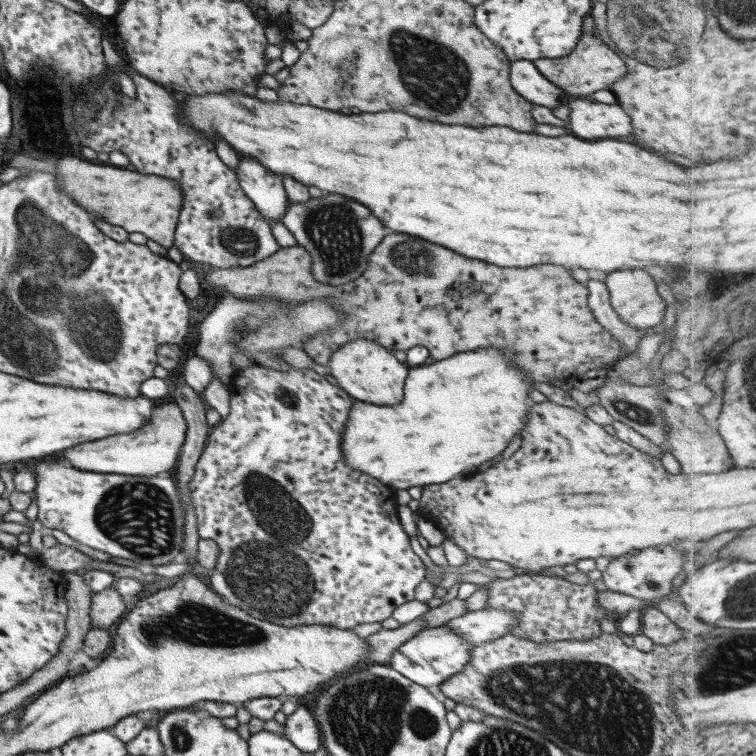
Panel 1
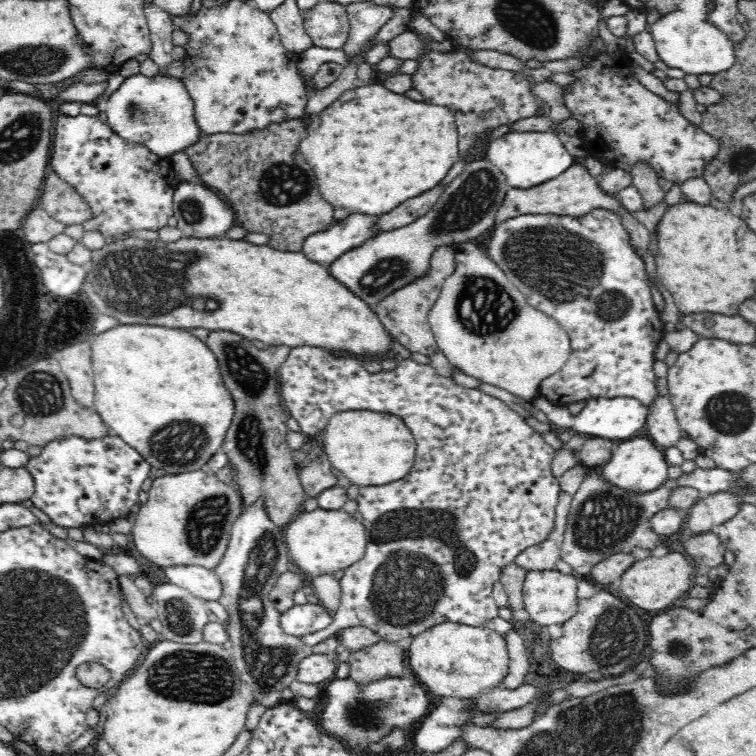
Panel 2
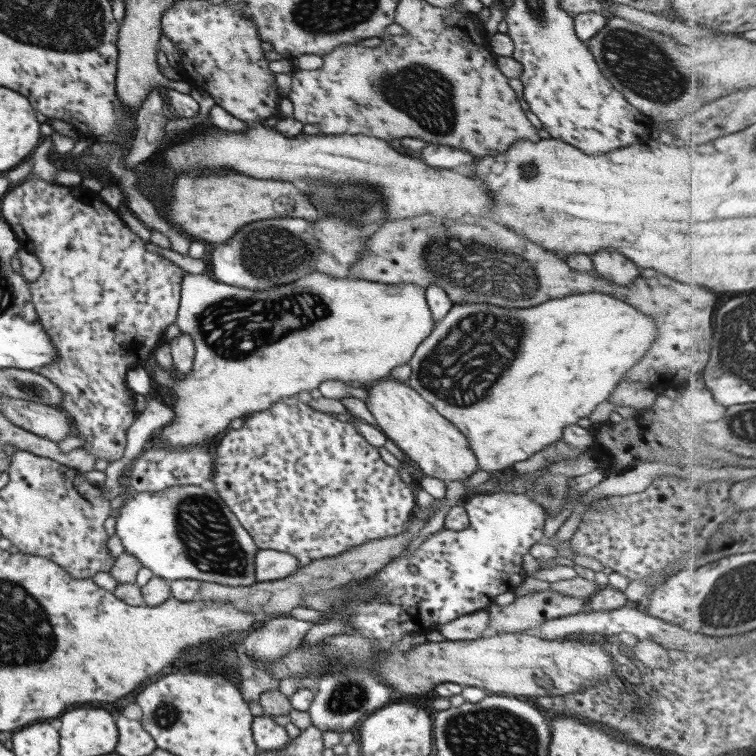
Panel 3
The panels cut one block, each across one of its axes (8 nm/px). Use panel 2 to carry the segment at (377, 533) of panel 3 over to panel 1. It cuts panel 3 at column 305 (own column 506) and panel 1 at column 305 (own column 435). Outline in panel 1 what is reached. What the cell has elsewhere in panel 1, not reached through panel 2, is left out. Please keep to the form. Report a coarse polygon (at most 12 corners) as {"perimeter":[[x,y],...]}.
{"perimeter":[[248,366],[188,484],[210,588],[286,628],[415,599],[354,400]]}

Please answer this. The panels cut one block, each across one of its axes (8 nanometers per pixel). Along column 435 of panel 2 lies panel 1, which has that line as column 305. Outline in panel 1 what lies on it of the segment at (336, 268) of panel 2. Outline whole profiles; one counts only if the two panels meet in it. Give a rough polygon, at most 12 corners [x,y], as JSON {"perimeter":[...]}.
{"perimeter":[[338,194],[288,202],[281,221],[310,252],[314,278],[360,278],[388,234]]}

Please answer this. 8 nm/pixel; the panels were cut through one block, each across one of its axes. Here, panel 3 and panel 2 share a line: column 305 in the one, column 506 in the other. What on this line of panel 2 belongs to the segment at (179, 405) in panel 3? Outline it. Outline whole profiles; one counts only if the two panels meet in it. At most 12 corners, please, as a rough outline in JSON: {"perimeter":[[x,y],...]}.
{"perimeter":[[470,241],[429,312],[456,371],[530,405],[572,348]]}

